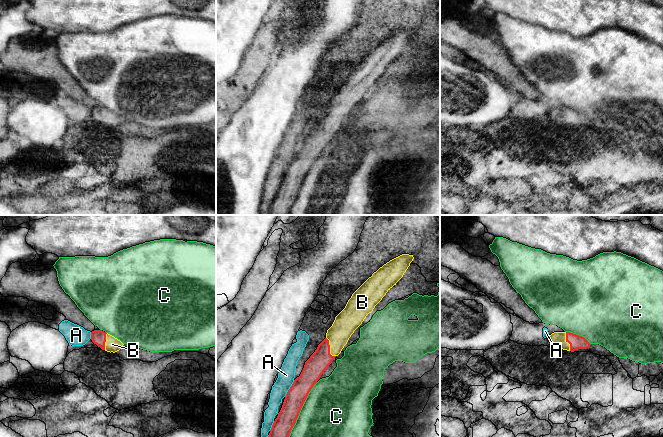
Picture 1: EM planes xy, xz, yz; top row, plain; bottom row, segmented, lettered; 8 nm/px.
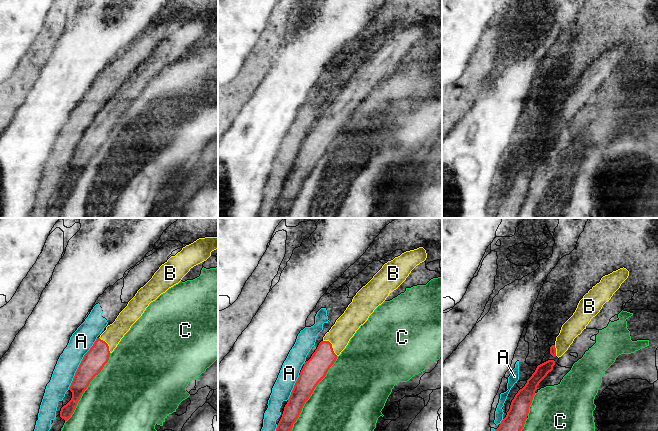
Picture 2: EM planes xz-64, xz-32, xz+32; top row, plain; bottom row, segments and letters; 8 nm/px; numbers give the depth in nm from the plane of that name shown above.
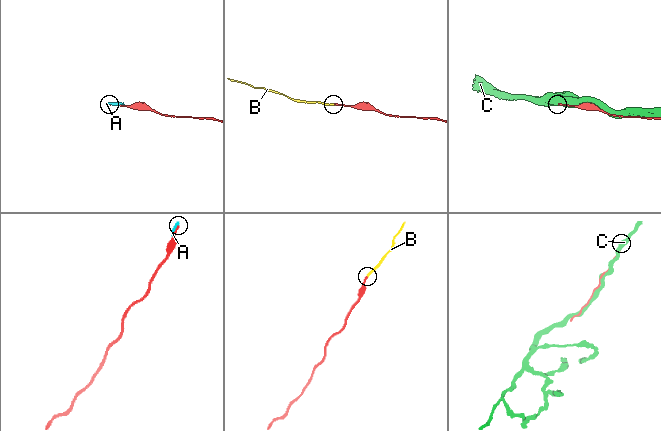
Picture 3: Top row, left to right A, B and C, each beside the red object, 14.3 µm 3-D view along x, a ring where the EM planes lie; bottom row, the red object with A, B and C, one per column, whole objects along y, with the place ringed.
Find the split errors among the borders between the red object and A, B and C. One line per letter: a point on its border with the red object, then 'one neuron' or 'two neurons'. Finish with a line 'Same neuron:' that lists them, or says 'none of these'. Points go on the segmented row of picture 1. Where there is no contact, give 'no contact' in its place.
A: xz (290, 388) | two neurons
B: xz (329, 348) | one neuron
C: xz (300, 409) | two neurons
Same neuron: B

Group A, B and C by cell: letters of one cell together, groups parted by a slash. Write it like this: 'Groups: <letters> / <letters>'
Groups: A / B / C

